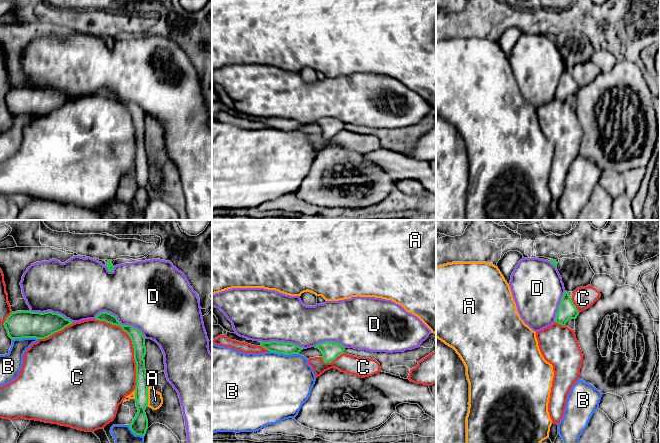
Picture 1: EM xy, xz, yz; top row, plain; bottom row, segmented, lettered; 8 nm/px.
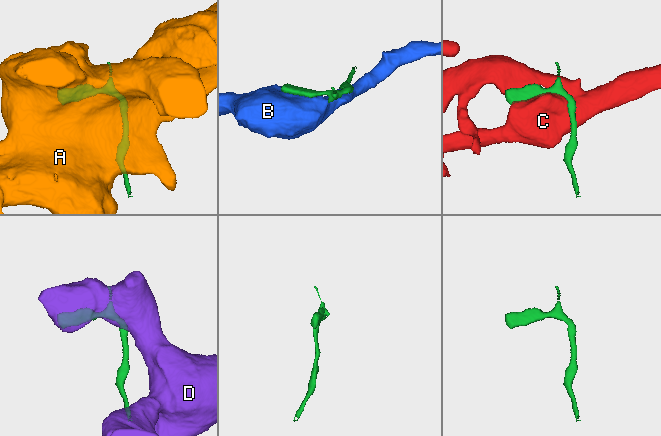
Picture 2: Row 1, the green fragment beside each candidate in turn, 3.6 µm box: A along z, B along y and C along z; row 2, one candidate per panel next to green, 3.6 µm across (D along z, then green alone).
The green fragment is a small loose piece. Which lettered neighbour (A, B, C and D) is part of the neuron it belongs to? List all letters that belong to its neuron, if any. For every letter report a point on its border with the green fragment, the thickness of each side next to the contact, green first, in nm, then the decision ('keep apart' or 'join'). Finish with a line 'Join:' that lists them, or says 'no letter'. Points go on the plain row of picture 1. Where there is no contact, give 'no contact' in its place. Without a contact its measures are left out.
A: meets green in xy at (147, 172); 140 nm thick on the green side, 120 nm on the other; keep apart
B: meets green in xz at (283, 129); 100 nm thick on the green side, 480 nm on the other; keep apart
C: meets green in xy at (133, 121); 110 nm thick on the green side, 480 nm on the other; keep apart
D: meets green in xy at (119, 98); 110 nm thick on the green side, 460 nm on the other; join
Join: D

